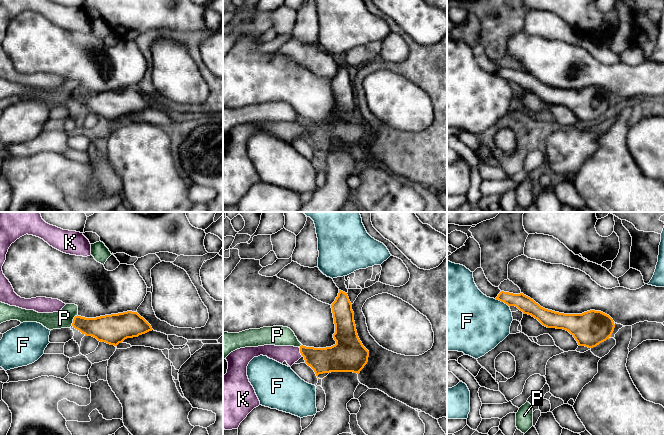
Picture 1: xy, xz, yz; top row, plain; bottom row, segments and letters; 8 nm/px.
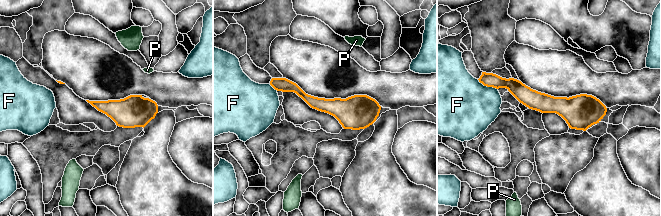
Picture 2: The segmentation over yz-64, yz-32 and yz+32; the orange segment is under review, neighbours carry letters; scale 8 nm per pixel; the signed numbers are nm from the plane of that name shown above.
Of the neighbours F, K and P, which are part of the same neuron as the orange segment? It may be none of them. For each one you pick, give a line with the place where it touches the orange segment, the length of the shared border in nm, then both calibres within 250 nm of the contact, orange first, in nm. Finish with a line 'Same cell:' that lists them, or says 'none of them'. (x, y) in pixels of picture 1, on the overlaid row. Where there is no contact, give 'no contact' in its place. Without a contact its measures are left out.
K: meets orange in xz at (300, 352); contact 70 nm long; 200 nm thick on the orange side, 140 nm on the other
Same cell: K

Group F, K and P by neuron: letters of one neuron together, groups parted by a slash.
F / K / P

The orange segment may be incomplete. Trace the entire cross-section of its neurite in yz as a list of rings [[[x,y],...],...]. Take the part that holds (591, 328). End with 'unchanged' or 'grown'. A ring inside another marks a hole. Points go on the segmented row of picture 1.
[[[501,291],[495,298],[508,306],[515,306],[523,314],[537,319],[547,328],[568,331],[579,346],[593,348],[609,339],[614,331],[613,319],[601,312],[590,310],[582,314],[564,314],[545,309],[530,297]]] | unchanged

